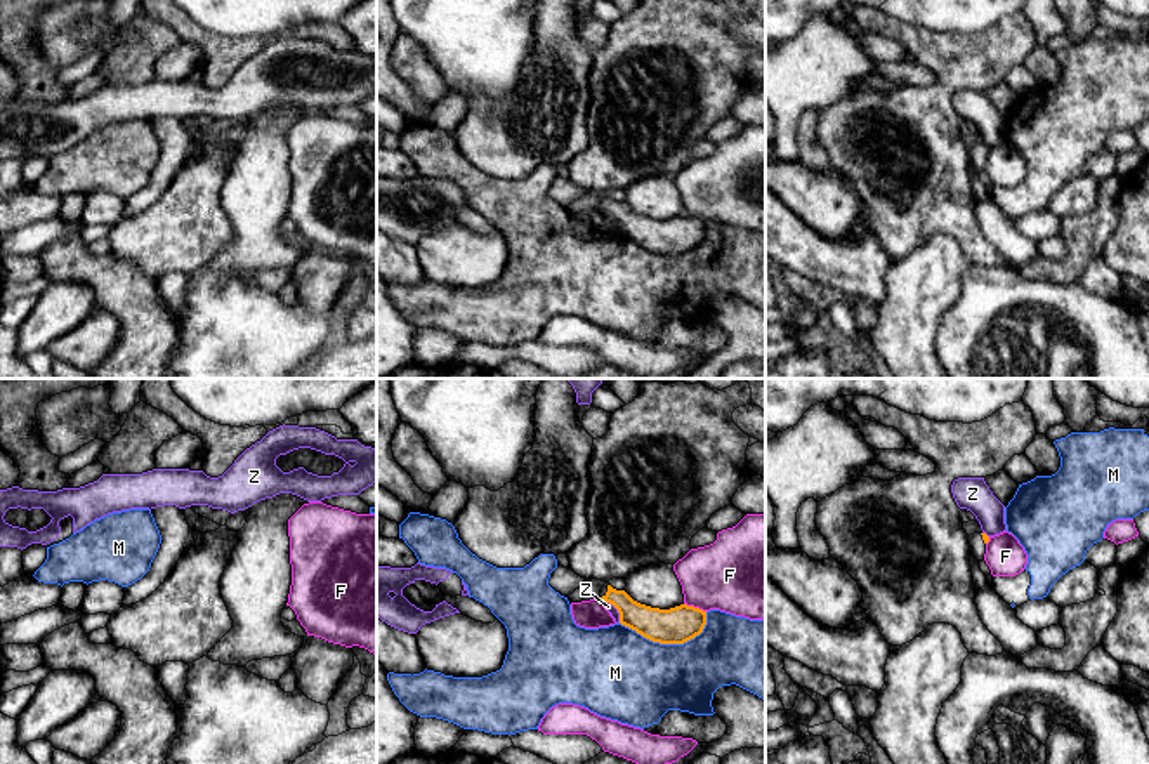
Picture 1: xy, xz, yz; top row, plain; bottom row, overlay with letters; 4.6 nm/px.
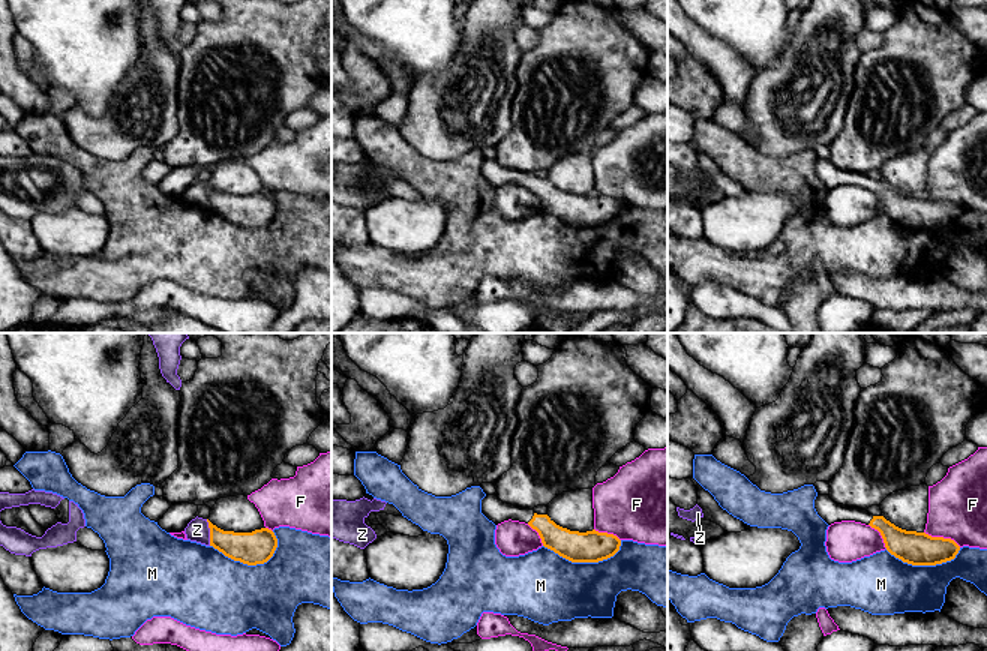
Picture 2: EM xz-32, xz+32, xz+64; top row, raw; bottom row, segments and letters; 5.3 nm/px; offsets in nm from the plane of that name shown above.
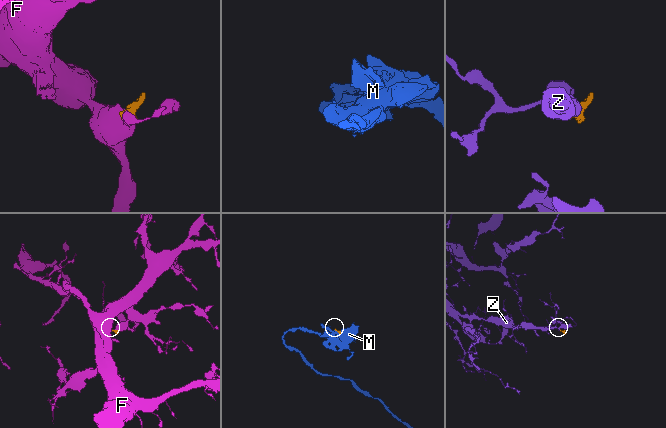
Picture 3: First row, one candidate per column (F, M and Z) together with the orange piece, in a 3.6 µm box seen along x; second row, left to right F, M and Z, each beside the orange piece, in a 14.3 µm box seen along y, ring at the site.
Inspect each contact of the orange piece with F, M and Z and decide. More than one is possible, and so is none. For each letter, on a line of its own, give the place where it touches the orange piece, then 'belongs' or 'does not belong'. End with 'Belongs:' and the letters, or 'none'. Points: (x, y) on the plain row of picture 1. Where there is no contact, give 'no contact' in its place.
F: xz (695, 219) | does not belong
M: xz (670, 254) | does not belong
Z: xz (617, 219) | does not belong
Belongs: none

